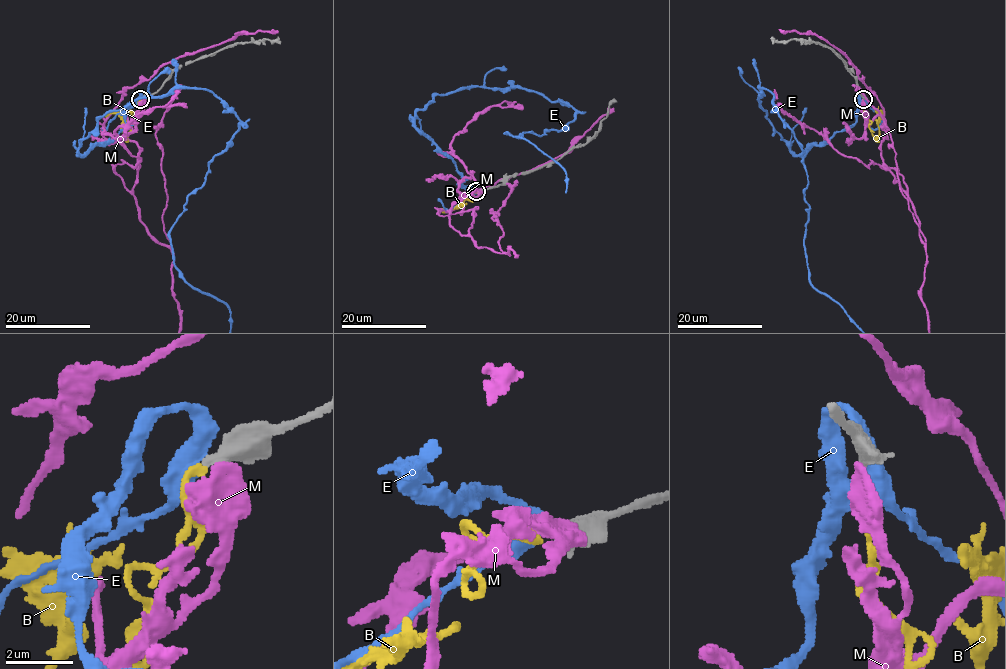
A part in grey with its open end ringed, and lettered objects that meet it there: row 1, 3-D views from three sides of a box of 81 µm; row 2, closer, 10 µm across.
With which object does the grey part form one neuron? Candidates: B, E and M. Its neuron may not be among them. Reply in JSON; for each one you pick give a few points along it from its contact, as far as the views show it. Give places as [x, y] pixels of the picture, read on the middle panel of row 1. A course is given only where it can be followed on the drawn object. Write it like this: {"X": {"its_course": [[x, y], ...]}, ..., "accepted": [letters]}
{"B": {"its_course": [[477, 191], [469, 191], [459, 206], [441, 212]]}, "accepted": ["B"]}

